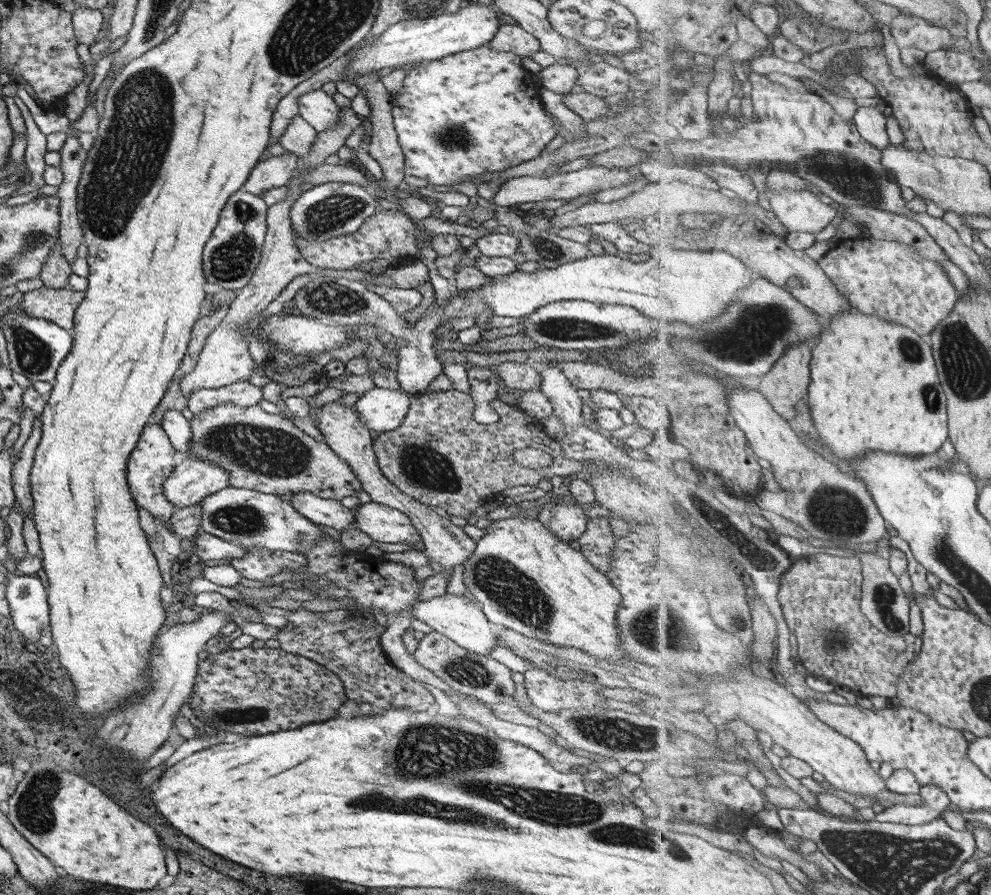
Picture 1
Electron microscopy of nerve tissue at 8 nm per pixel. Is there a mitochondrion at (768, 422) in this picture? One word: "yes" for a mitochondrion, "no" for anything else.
no

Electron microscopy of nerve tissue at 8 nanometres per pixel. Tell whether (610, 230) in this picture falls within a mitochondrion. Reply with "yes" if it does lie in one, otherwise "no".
no

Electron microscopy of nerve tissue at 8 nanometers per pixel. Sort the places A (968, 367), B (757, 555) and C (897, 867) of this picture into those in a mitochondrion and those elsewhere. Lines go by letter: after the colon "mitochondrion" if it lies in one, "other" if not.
A: mitochondrion
B: mitochondrion
C: mitochondrion

